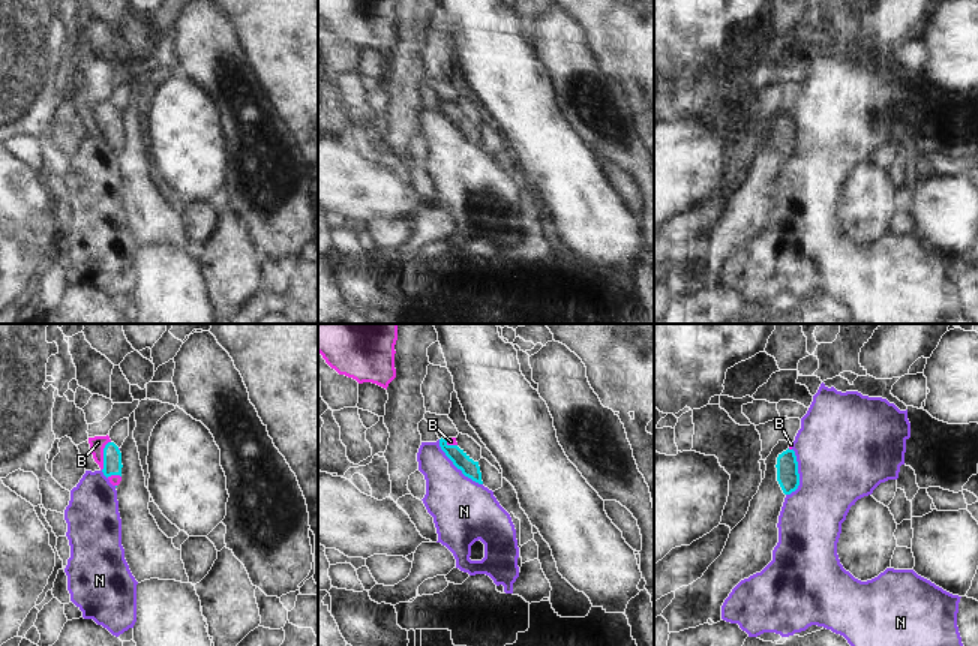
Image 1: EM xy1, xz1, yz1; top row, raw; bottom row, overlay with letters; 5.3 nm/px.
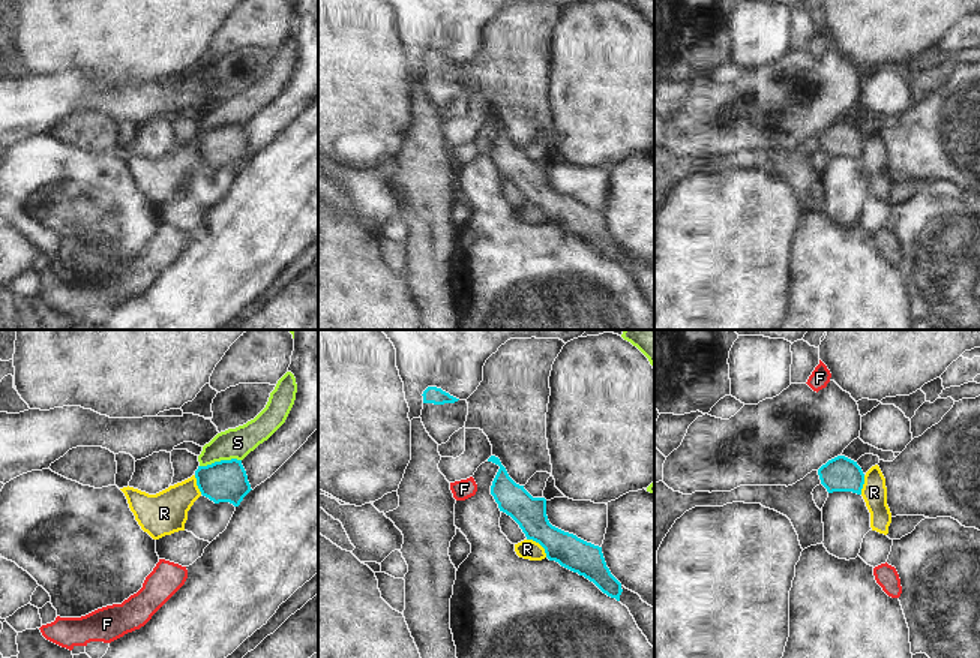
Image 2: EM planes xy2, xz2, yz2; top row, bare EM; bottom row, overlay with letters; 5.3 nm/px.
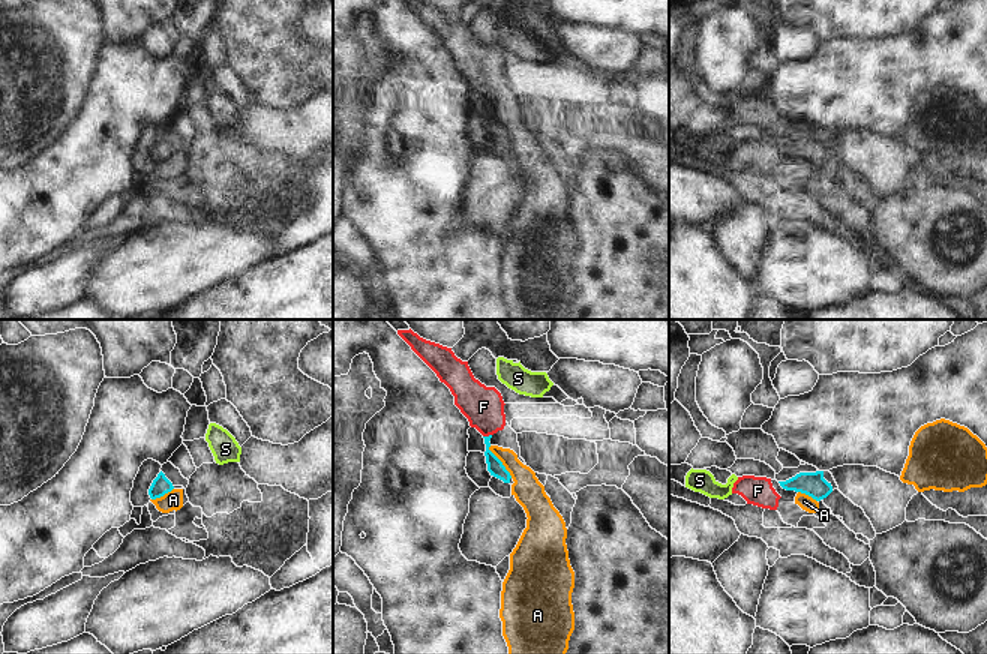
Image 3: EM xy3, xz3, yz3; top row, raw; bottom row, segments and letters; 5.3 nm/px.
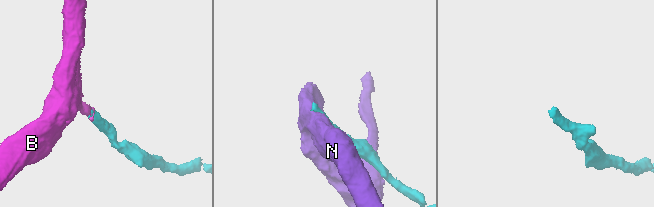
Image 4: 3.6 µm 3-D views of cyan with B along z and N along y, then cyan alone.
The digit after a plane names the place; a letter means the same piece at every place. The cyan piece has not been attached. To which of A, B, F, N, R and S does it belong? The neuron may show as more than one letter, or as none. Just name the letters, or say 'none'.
B

